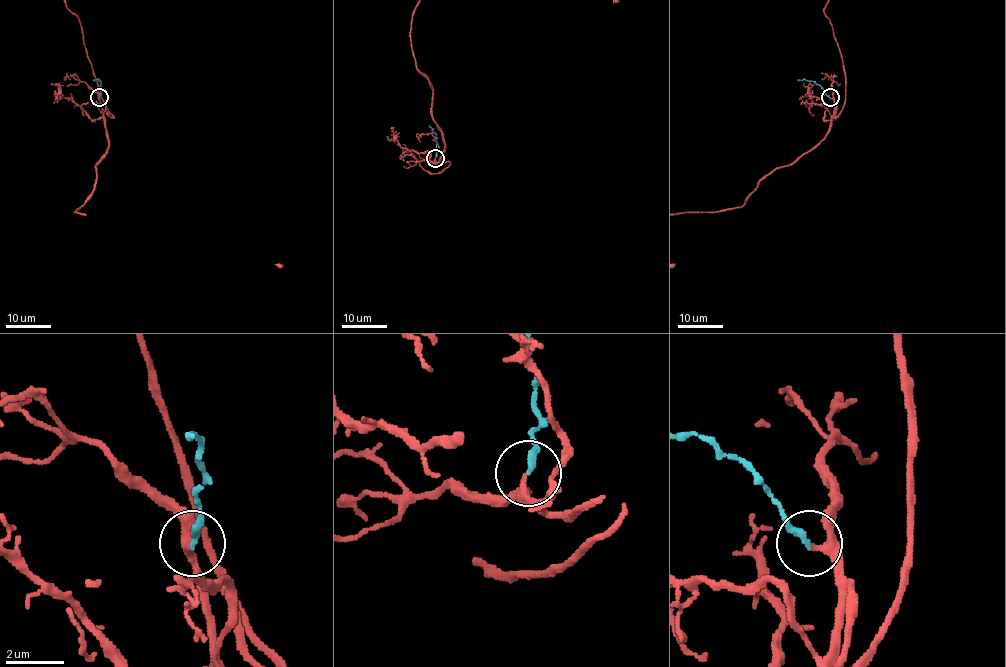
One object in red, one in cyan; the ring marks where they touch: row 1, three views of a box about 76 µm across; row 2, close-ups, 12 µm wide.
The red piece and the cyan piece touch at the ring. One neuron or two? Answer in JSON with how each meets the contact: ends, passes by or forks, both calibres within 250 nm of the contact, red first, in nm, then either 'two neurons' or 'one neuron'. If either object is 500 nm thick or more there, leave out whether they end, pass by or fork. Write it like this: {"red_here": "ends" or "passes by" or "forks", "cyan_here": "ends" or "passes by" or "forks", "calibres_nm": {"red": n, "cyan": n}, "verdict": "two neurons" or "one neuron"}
{"red_here": "passes by", "cyan_here": "ends", "calibres_nm": {"red": 220, "cyan": 220}, "verdict": "one neuron"}

